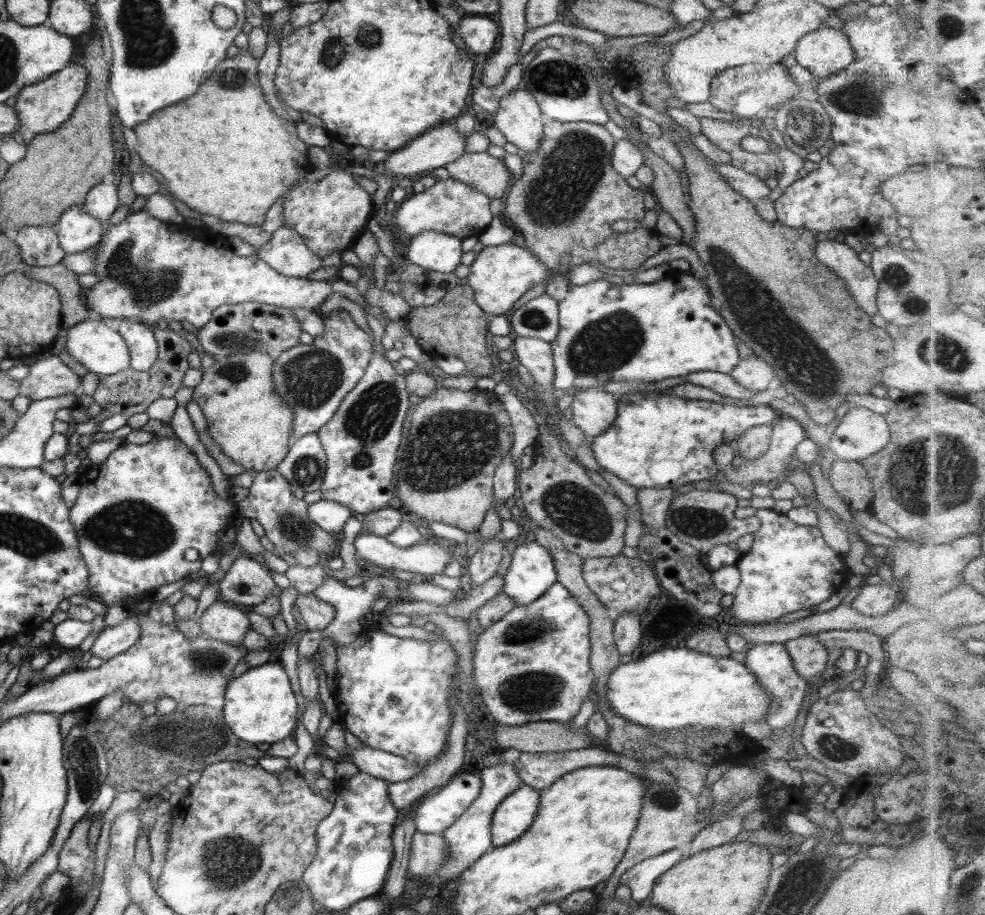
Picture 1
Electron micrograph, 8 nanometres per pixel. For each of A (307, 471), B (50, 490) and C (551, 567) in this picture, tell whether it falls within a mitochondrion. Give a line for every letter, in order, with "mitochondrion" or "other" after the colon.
A: mitochondrion
B: other
C: other

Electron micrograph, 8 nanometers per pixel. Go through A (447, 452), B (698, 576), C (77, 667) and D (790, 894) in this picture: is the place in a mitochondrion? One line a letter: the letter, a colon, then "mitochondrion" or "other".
A: mitochondrion
B: other
C: other
D: mitochondrion

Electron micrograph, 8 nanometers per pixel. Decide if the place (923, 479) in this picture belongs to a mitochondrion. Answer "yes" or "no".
yes

